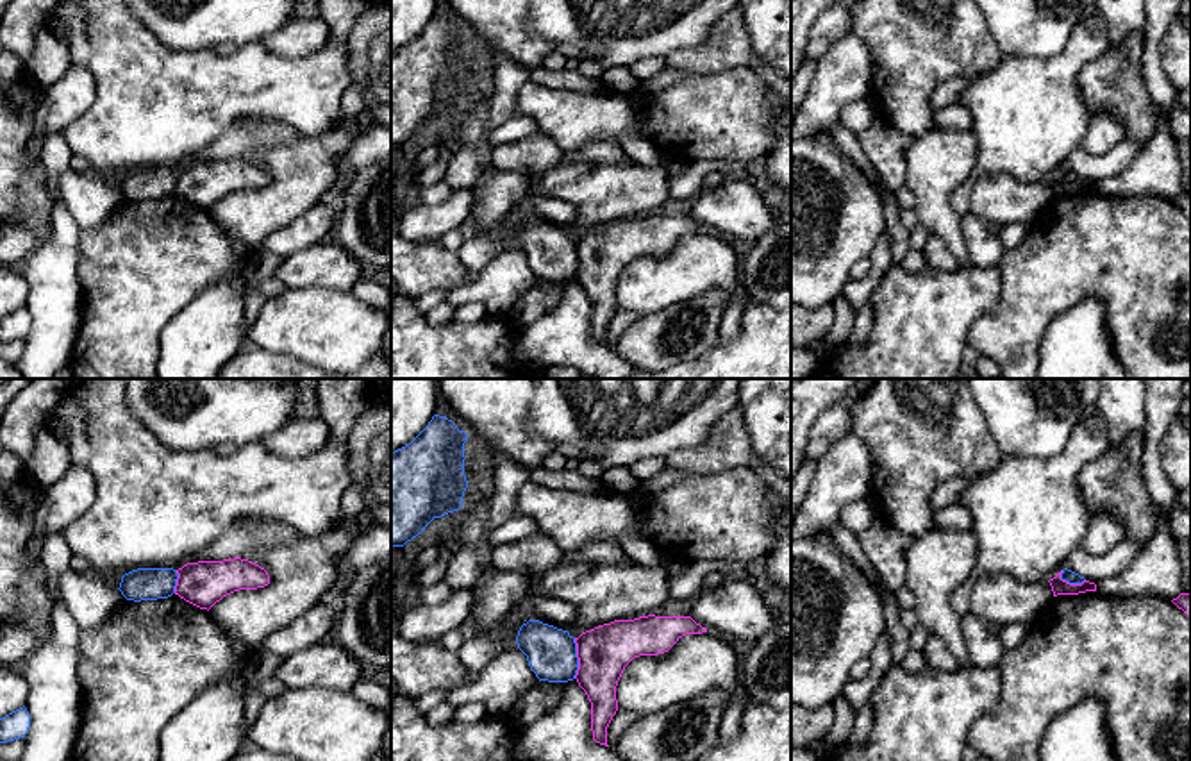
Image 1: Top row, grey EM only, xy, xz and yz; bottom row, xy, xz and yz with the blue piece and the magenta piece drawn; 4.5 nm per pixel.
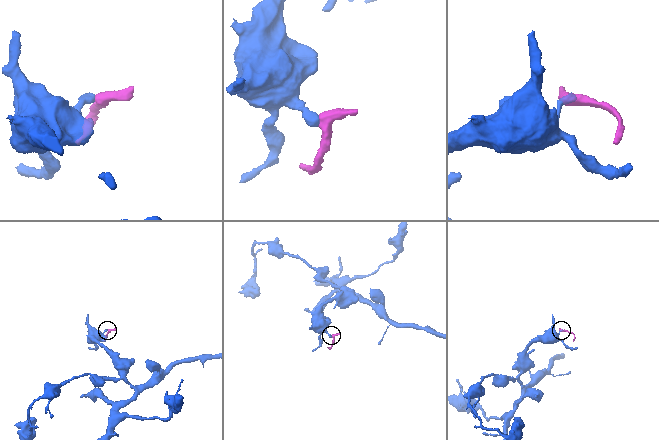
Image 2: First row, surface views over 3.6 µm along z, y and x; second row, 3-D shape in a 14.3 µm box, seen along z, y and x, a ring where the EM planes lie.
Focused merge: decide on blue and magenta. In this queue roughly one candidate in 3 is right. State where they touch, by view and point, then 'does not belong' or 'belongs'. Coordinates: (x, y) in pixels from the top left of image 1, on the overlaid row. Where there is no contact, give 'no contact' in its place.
meets blue in xz at (577, 658); does not belong

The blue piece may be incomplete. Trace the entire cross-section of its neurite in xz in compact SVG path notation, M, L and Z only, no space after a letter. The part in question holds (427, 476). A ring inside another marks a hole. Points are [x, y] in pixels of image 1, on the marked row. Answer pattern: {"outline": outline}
{"outline": "M439 414L405 447L391 454L391 547L404 547L434 520L459 511L468 488L464 443L468 434Z"}

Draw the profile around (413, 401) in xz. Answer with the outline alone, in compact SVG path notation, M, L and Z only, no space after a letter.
M391 379L391 454L429 425L437 395L436 379Z

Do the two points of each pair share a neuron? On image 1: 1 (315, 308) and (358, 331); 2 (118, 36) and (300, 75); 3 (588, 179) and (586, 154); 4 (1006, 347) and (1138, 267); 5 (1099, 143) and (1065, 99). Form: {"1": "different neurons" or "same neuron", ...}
{"1": "same neuron", "2": "same neuron", "3": "different neurons", "4": "same neuron", "5": "different neurons"}

